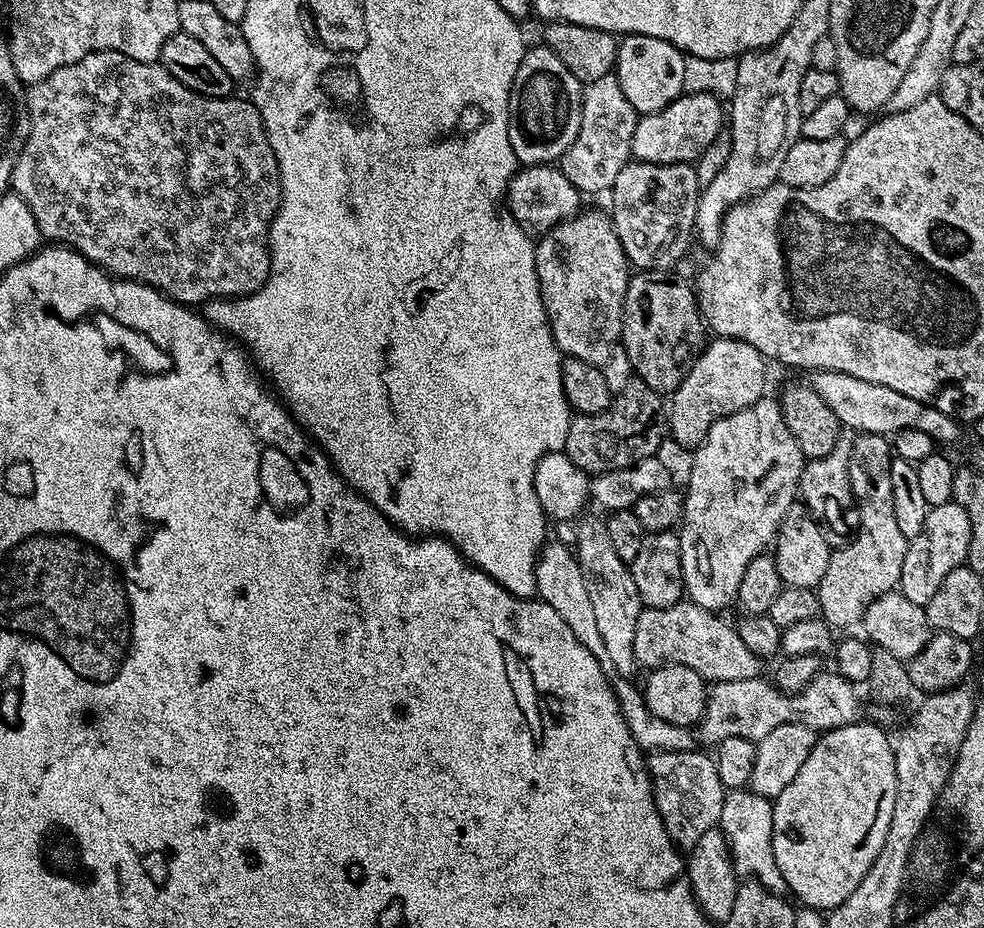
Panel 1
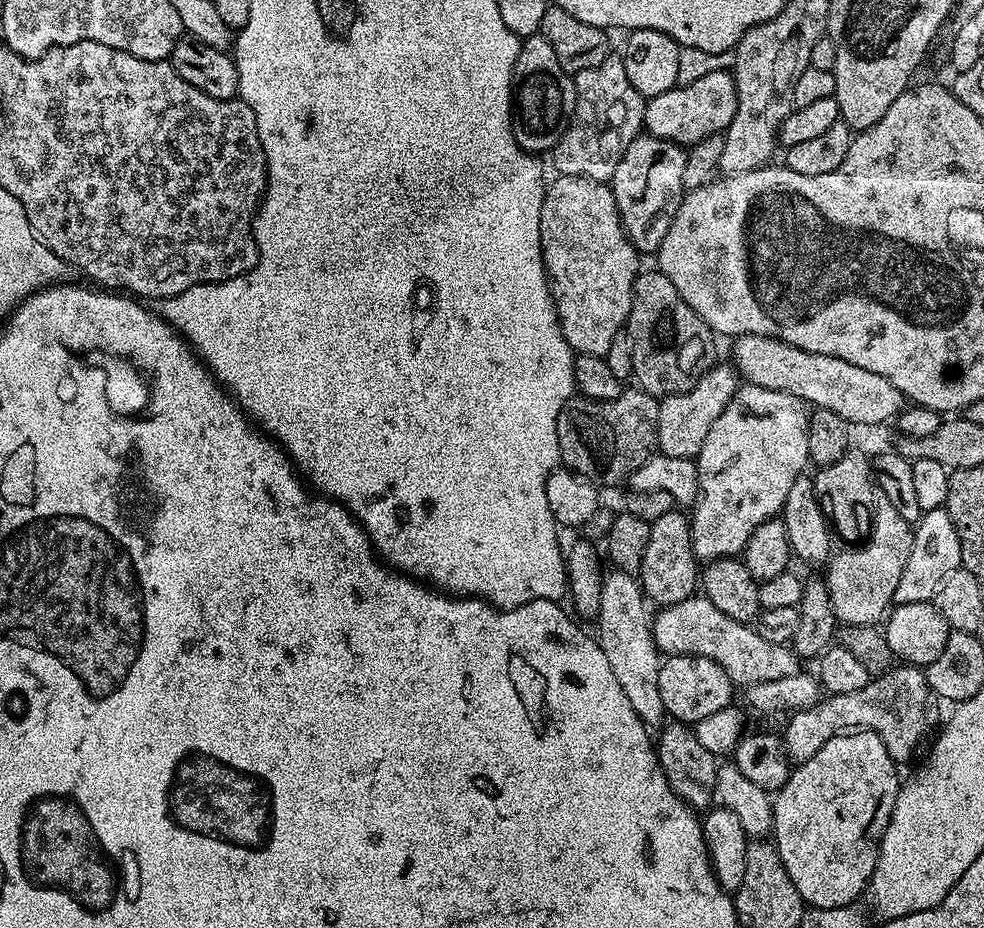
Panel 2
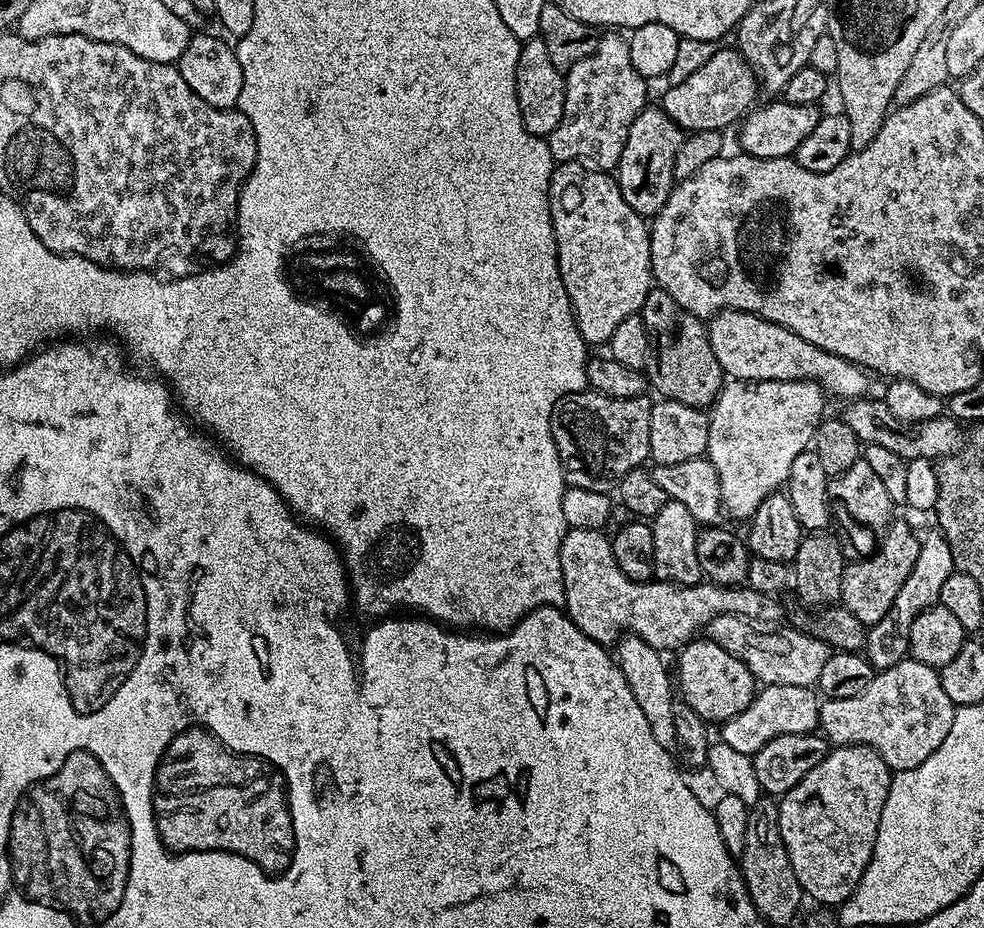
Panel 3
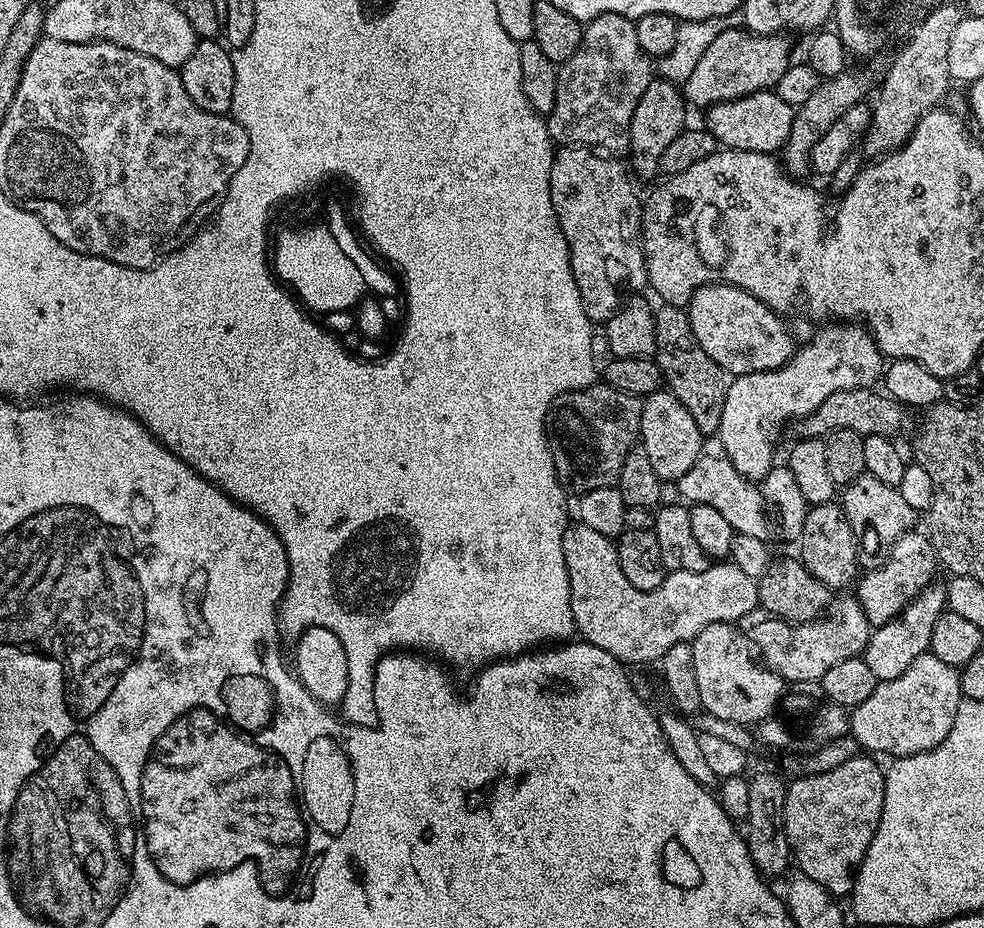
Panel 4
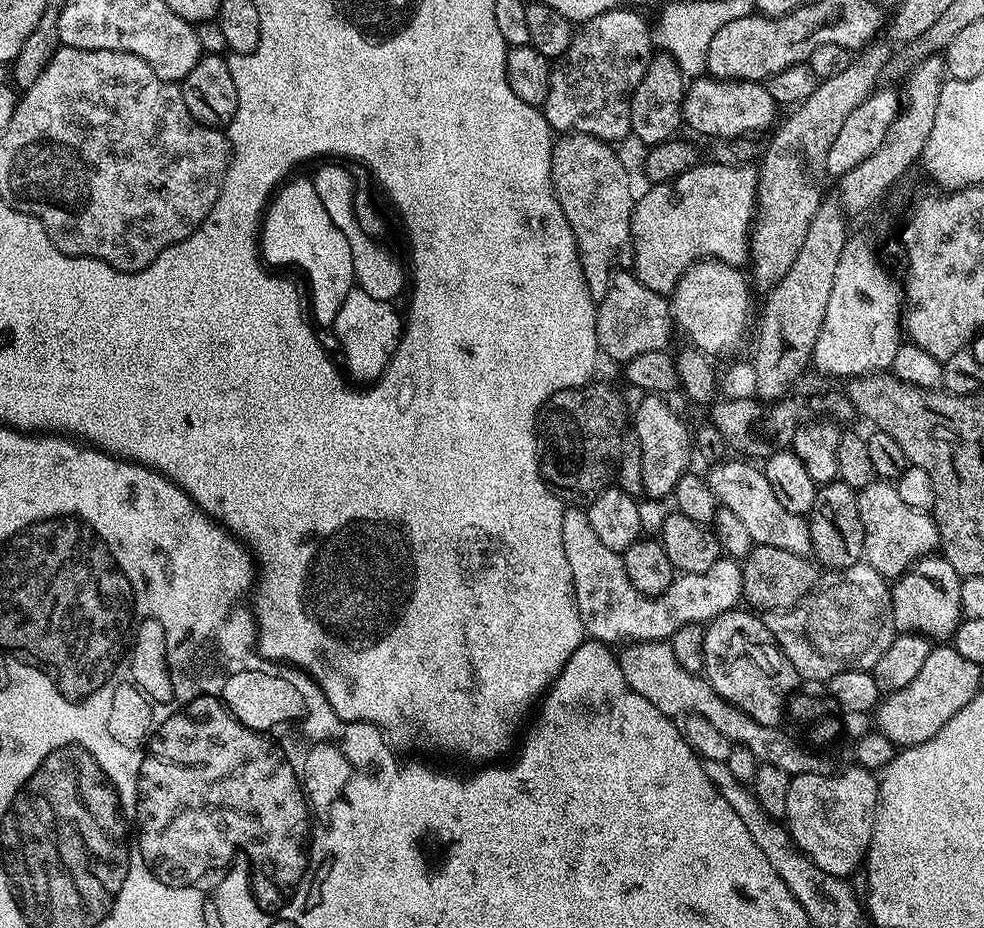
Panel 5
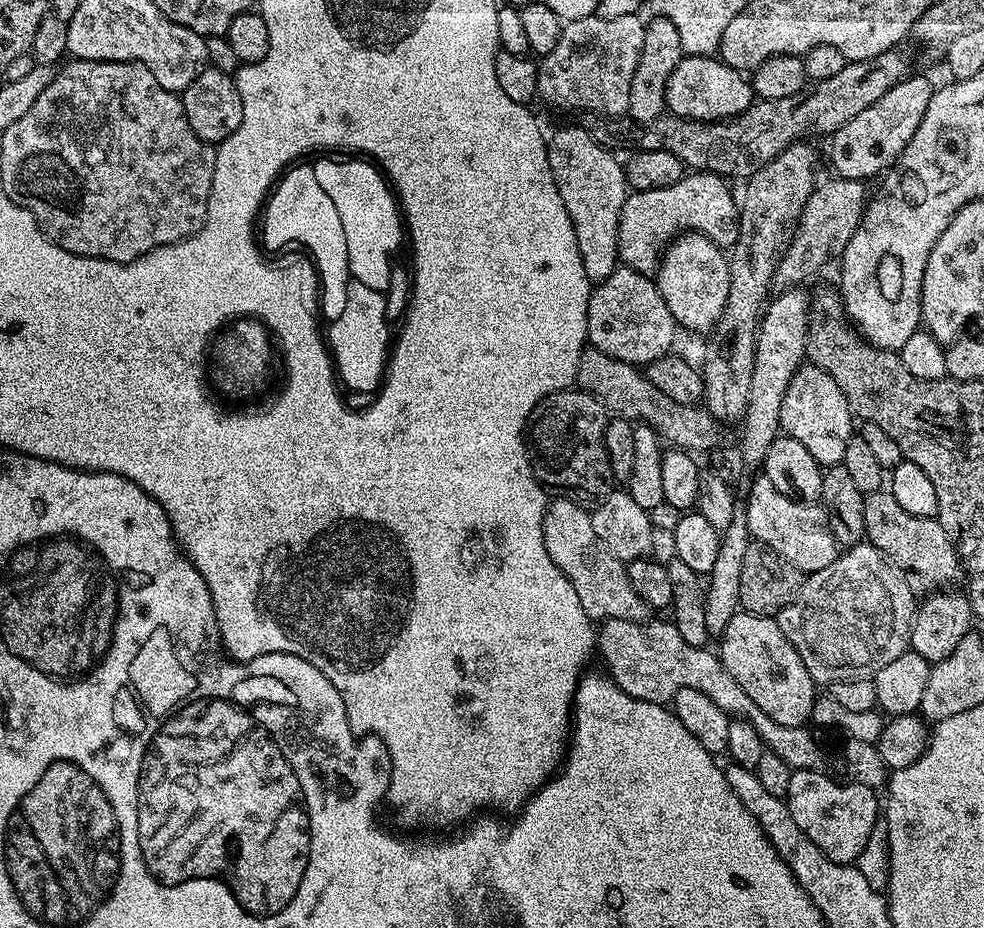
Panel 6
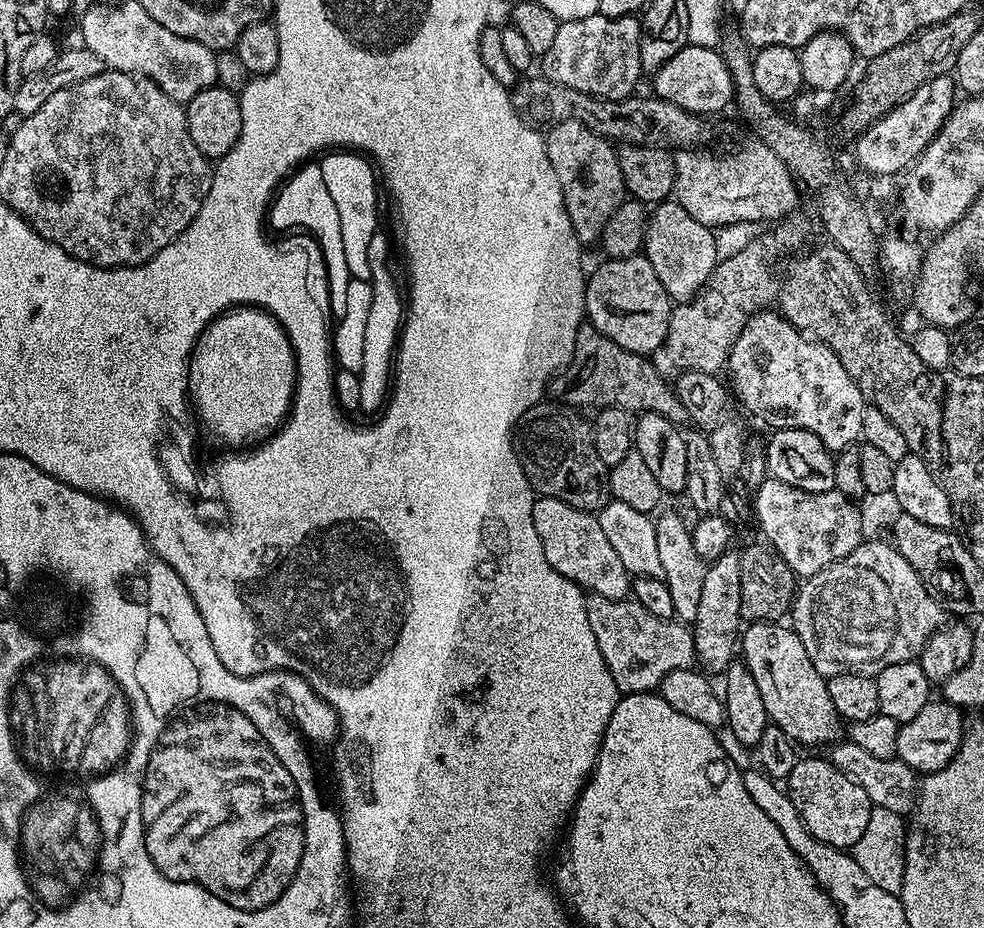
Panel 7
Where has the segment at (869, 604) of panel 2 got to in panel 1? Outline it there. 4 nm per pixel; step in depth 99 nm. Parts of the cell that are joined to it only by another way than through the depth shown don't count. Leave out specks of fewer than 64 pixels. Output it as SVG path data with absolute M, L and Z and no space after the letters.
M860 434L853 439L850 454L850 482L854 497L854 513L860 519L856 528L856 537L849 544L837 547L830 558L830 566L826 566L826 574L822 574L822 582L814 589L816 601L820 603L819 615L825 624L833 630L848 628L851 624L859 625L864 619L864 611L882 594L893 591L900 583L902 562L906 559L908 539L898 530L898 522L894 518L894 494L890 491L890 466L894 453L889 441L874 434Z

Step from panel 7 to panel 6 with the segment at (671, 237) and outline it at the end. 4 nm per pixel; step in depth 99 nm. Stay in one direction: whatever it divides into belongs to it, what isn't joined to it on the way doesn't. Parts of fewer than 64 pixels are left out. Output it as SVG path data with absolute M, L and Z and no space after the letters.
M681 232L664 249L654 279L662 298L666 298L666 306L670 306L670 314L681 329L708 334L716 327L730 294L728 262L725 249L700 232Z

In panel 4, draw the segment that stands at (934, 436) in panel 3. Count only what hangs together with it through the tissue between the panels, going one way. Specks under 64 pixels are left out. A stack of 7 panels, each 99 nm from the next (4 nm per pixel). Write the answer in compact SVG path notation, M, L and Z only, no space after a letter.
M865 386L854 390L838 390L838 394L830 394L818 410L814 410L810 415L802 417L791 425L793 437L802 440L815 440L829 436L834 430L854 430L859 436L900 436L911 437L917 431L918 420L911 411L899 404L891 396L883 391L877 392L871 387Z

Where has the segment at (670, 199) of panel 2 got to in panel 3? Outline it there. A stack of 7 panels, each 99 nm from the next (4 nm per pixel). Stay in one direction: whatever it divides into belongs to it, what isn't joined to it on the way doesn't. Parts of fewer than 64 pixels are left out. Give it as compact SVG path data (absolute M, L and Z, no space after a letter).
M645 106L638 114L638 118L634 118L634 126L630 126L630 134L626 134L626 146L622 146L622 158L616 163L614 169L616 183L622 190L622 198L626 198L626 202L630 202L630 210L634 210L645 218L658 215L662 206L666 206L666 198L670 198L674 187L674 158L686 135L684 129L679 128L665 114L663 107L652 107Z

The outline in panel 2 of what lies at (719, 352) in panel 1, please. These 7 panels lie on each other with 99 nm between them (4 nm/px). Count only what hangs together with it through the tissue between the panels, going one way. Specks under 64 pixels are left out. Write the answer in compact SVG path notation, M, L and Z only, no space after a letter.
M720 362L705 376L698 378L689 392L663 397L656 423L656 447L659 455L687 460L695 458L702 450L702 442L706 442L706 434L710 434L710 426L718 422L718 414L726 410L741 384L741 377L735 367L731 363Z

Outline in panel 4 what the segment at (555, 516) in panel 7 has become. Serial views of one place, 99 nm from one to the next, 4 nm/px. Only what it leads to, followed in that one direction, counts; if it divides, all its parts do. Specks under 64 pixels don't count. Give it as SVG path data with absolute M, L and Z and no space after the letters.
M579 522L569 523L562 538L562 554L566 558L566 570L570 582L570 606L572 607L572 622L577 633L581 632L583 639L589 644L598 646L598 650L606 650L621 664L648 664L658 662L670 650L670 646L689 643L706 626L715 624L731 624L738 622L750 610L758 607L760 599L756 589L757 581L738 570L731 562L712 562L706 570L691 572L668 572L662 586L654 590L638 590L630 586L626 574L622 574L622 566L618 566L616 545L609 537L598 534L598 530L590 530L590 526Z

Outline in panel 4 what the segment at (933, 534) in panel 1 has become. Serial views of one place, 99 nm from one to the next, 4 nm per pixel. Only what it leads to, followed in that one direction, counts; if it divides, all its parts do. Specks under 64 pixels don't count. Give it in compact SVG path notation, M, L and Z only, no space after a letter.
M933 582L926 585L893 620L879 625L873 631L864 647L862 659L866 666L870 666L870 670L874 670L877 681L898 678L898 674L905 672L910 662L914 662L914 658L931 649L934 622L938 622L940 613L945 611L945 608L946 587L943 583Z

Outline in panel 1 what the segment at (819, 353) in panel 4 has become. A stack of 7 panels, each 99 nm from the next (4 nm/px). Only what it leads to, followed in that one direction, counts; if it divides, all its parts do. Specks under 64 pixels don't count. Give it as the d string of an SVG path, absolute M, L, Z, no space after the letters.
M761 398L758 402L754 402L754 406L746 406L734 414L714 422L714 426L710 426L706 438L700 443L700 447L695 449L693 456L696 457L693 458L692 469L688 472L688 492L683 493L684 518L678 525L680 553L682 554L682 578L684 579L684 591L687 599L693 604L702 606L708 612L719 613L724 610L720 608L724 608L728 603L733 603L736 600L736 591L742 582L742 574L746 574L746 566L750 566L750 562L754 562L754 558L767 549L764 548L767 544L769 547L775 541L776 531L782 522L782 517L786 515L786 510L790 510L790 506L797 503L798 500L800 475L804 469L806 457L802 454L802 450L798 450L798 442L794 442L794 434L790 434L786 422L782 418L779 399L768 399Z

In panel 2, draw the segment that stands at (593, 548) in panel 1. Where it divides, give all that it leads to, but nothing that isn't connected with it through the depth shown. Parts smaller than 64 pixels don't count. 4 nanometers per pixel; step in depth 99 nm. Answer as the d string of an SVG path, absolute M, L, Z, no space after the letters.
M611 569L603 577L596 615L596 637L599 645L609 659L622 690L626 692L630 706L634 707L636 718L649 726L663 725L666 713L658 689L658 670L662 663L662 654L652 638L650 612L648 616L643 588L631 573L620 569Z

